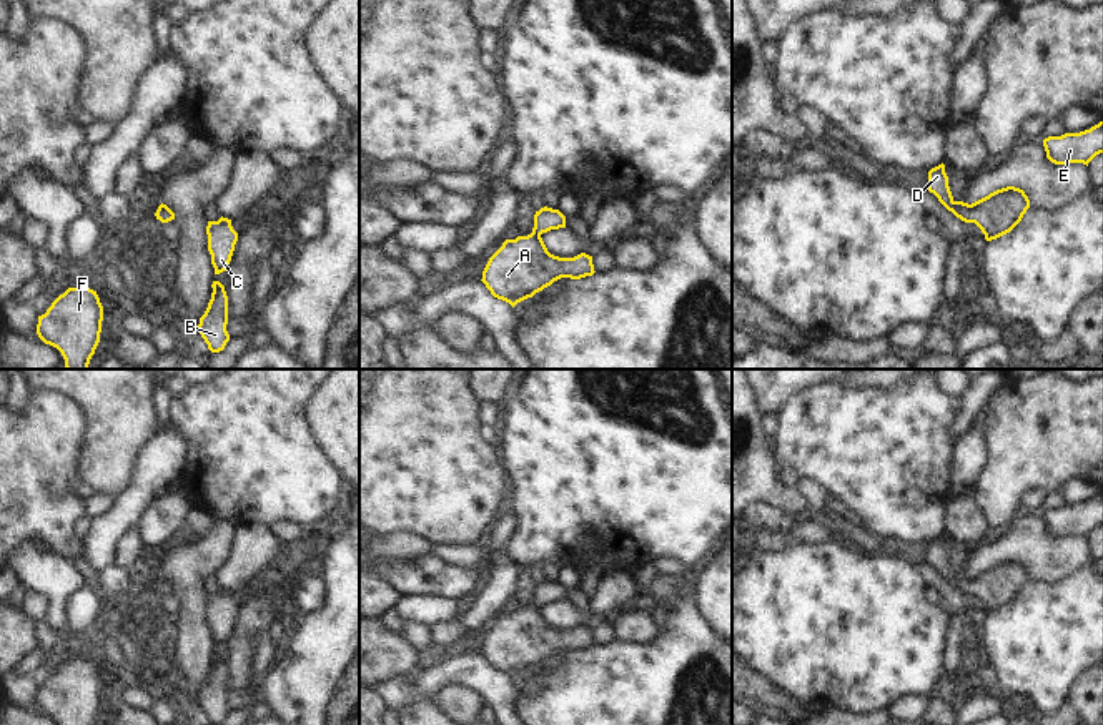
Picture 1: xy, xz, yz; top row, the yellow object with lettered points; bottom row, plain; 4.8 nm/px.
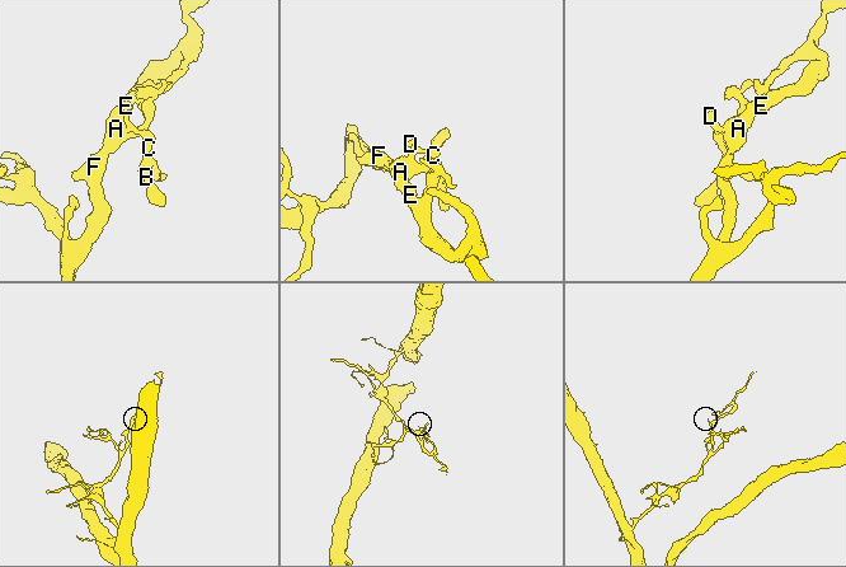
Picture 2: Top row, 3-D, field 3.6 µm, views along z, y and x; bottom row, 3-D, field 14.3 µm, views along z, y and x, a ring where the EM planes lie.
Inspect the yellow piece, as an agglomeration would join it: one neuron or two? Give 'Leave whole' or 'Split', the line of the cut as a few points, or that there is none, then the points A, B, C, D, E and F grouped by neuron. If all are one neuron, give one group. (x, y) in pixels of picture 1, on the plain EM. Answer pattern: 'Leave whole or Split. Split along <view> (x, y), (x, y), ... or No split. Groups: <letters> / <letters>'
Leave whole. No split. Groups: A B C D E F

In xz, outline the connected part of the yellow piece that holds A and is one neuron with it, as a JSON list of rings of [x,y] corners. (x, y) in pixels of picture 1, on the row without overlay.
[[[544,579],[534,587],[531,607],[502,615],[481,652],[494,670],[514,680],[561,650],[581,652],[596,645],[592,629],[586,625],[559,630],[547,624],[541,607],[559,600],[566,600],[566,589]]]

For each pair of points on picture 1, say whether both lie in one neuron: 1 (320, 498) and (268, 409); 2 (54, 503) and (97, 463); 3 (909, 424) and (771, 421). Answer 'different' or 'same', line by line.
1: same
2: different
3: different

